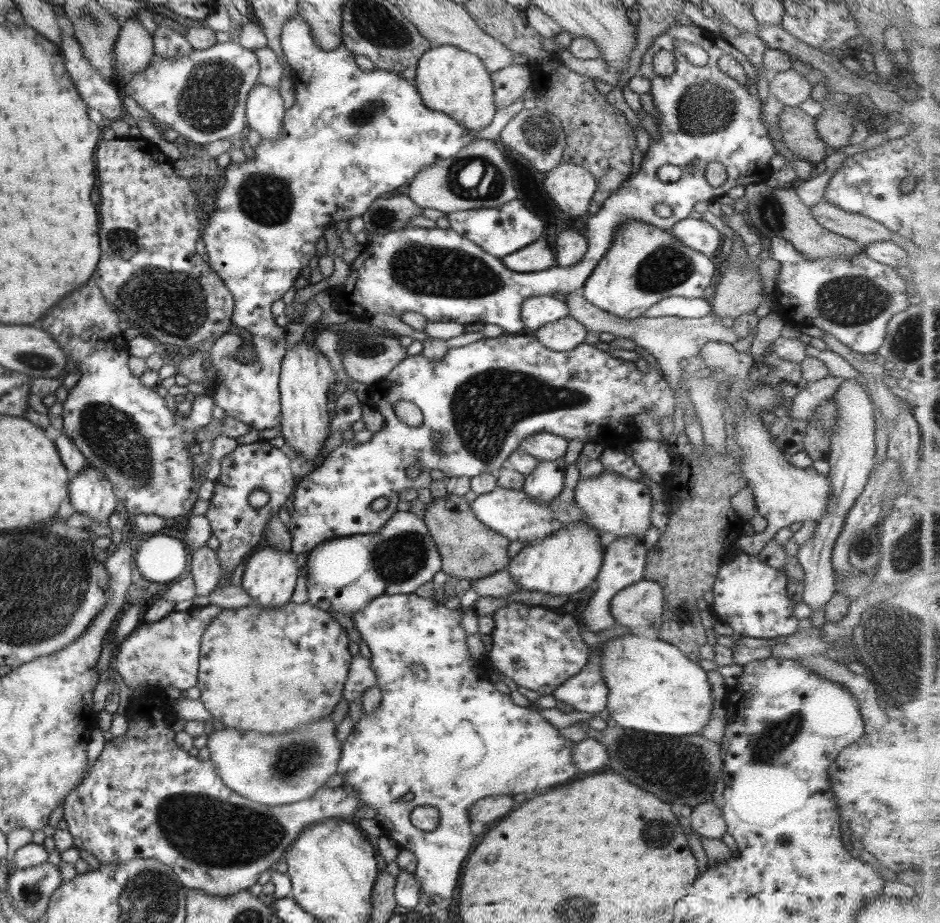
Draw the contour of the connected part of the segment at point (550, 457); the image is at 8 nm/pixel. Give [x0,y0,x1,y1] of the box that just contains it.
[519,432,568,461]

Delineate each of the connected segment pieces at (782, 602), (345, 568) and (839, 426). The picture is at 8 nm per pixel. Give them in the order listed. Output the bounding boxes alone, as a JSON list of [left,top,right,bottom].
[[710,552,800,639],[305,511,442,614],[797,378,876,611]]

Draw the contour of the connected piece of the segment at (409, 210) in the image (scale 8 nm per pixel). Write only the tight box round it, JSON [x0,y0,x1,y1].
[361,192,422,237]

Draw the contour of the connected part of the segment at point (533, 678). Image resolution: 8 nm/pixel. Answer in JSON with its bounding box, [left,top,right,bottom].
[488,602,589,695]

